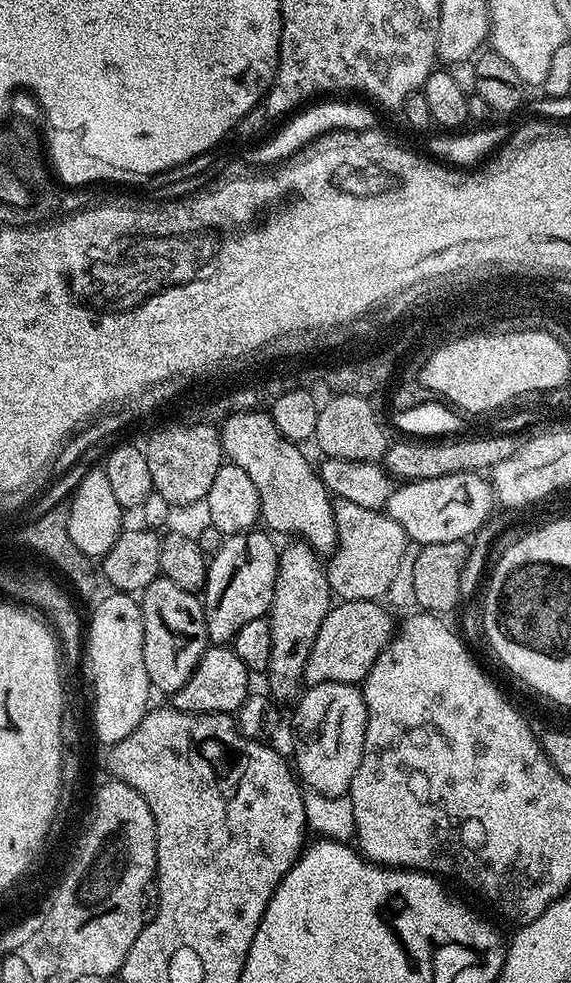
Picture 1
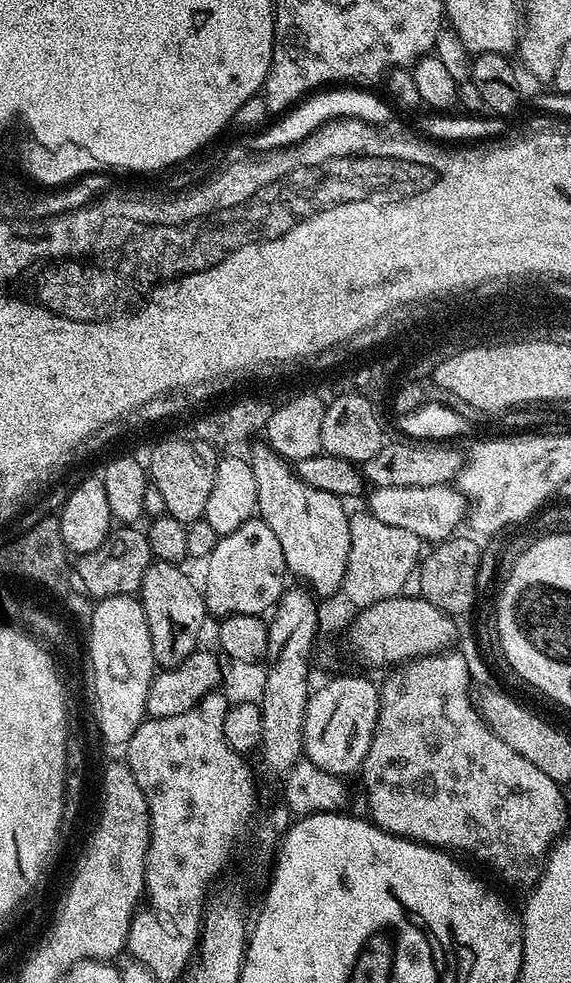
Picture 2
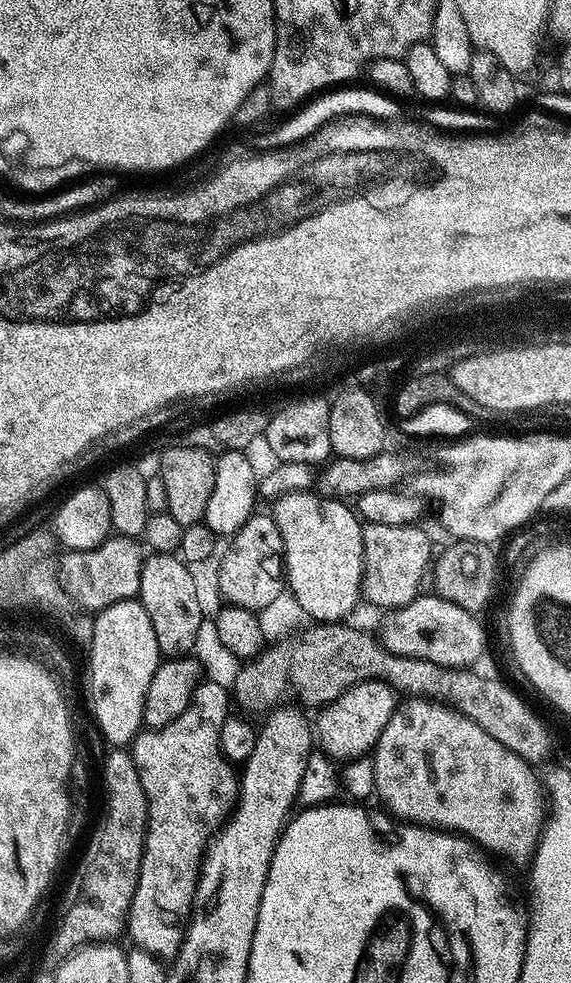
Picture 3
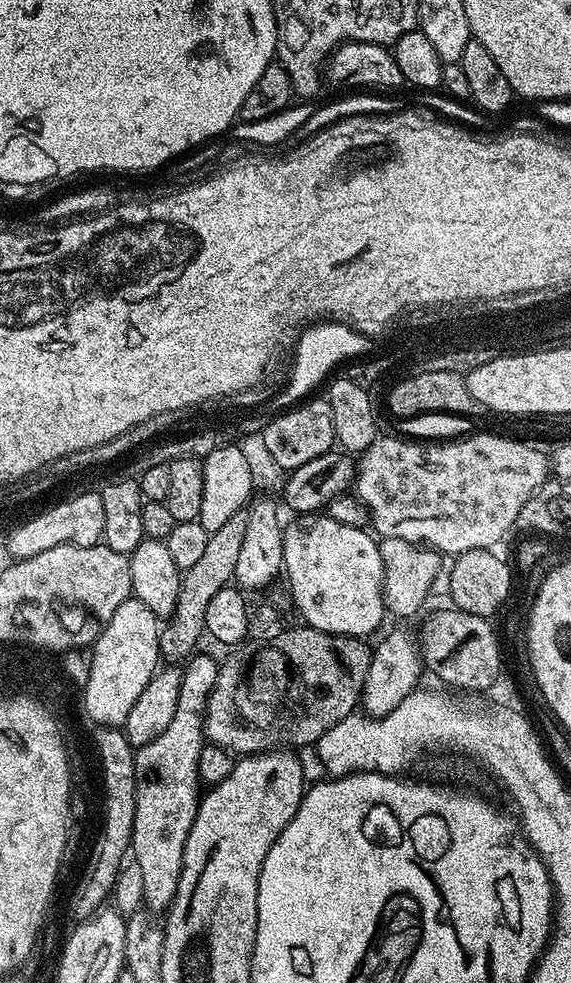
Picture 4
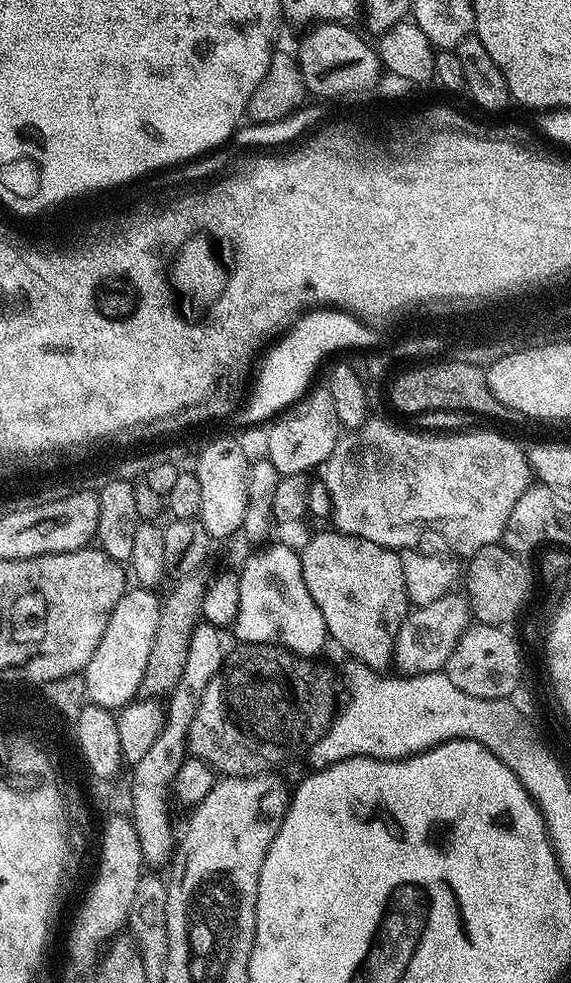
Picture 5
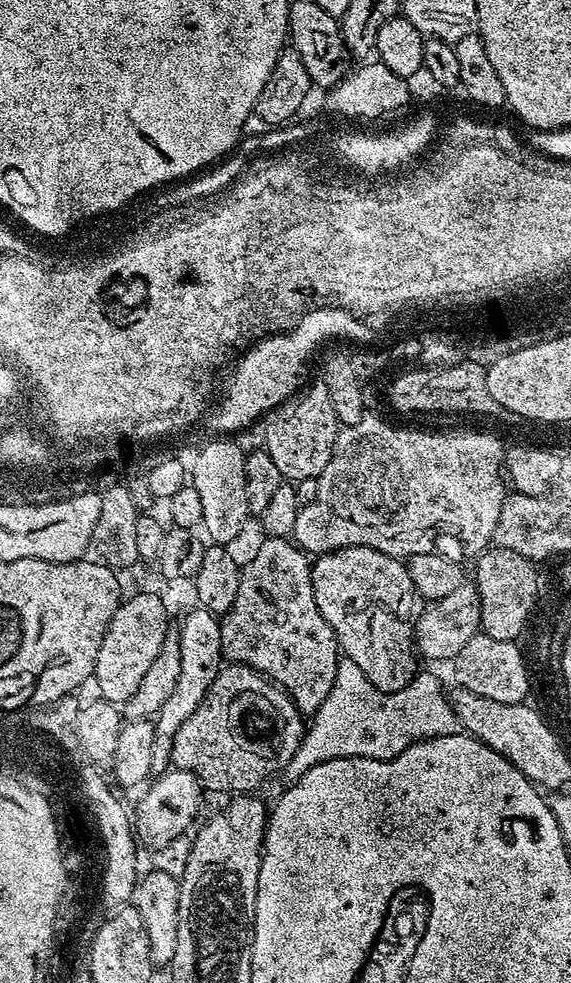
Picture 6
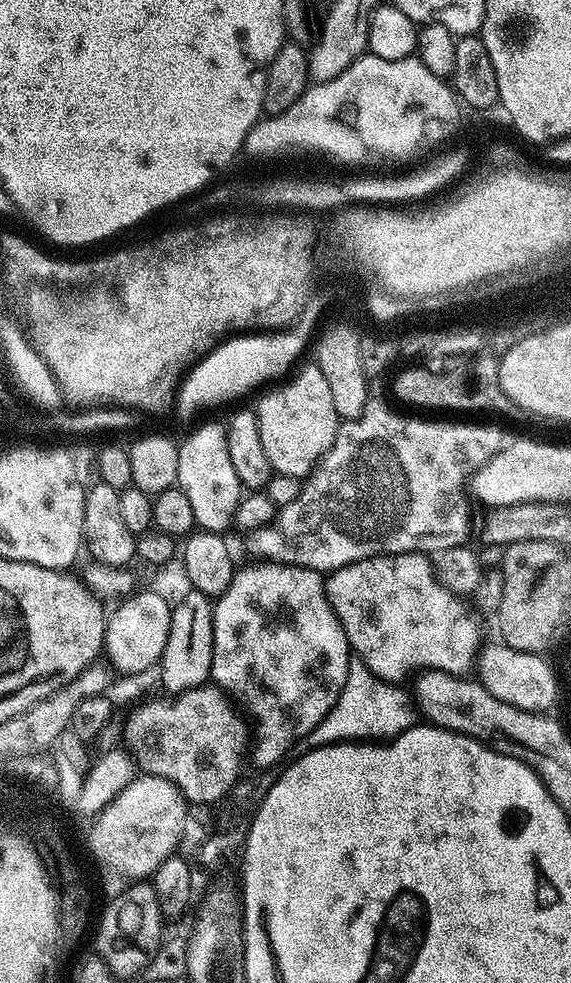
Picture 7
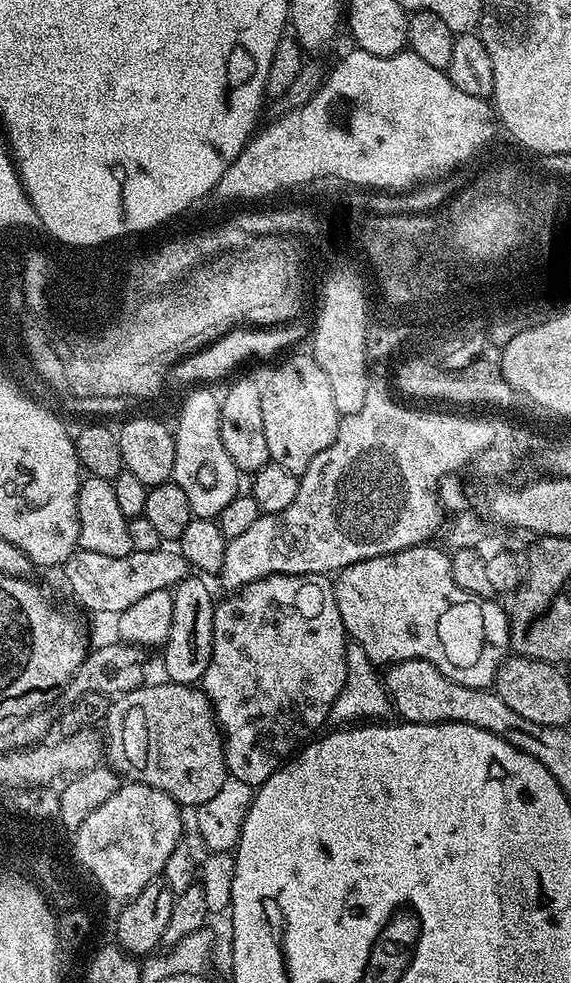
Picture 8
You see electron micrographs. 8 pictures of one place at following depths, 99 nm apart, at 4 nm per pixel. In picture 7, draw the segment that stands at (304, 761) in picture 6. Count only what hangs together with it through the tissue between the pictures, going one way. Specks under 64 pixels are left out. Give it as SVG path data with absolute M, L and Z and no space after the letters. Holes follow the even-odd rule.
M352 658L348 661L346 670L346 686L338 694L338 700L331 707L325 718L299 743L301 751L307 751L310 748L320 748L322 745L349 743L349 742L387 742L400 735L407 728L413 727L417 719L418 712L414 707L414 700L411 695L403 692L403 687L387 680L380 680L363 664L358 658Z

